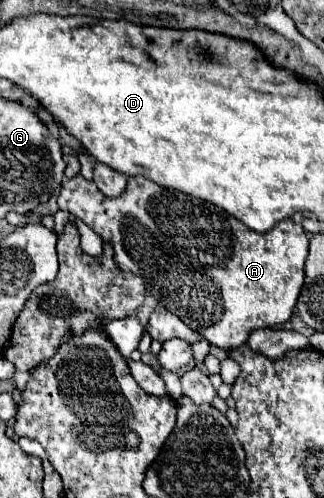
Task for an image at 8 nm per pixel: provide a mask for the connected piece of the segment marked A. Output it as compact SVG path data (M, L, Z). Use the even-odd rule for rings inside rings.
M78 174L62 184L58 208L68 210L88 224L104 242L112 246L114 260L124 272L142 276L146 290L158 302L162 302L172 314L180 316L184 324L188 324L216 348L234 350L246 344L254 330L284 324L294 312L300 288L304 284L308 236L304 228L292 220L280 222L274 228L274 236L268 238L270 234L248 230L228 212L188 194L166 190L144 176L128 178L126 190L120 196L110 198L102 194L94 182Z

